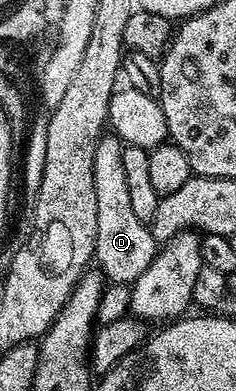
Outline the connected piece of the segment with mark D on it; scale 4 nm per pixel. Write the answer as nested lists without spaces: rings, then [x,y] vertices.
[[[116,135],[102,136],[95,147],[95,223],[97,224],[97,248],[95,265],[103,274],[106,282],[115,285],[129,285],[147,267],[151,259],[157,257],[158,241],[153,237],[153,230],[146,222],[135,215],[131,207],[131,191],[127,191],[127,174],[123,172],[123,142]]]

